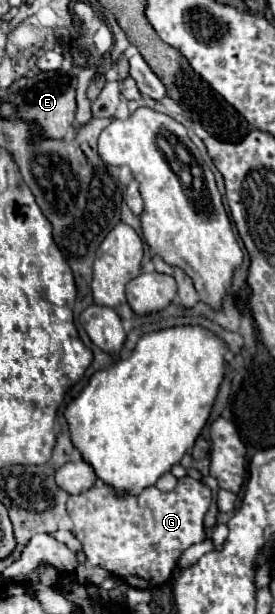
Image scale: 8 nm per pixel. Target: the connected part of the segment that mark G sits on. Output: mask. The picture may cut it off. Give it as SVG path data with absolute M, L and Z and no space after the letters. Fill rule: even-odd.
M186 475L178 479L176 489L168 493L148 487L138 497L116 497L110 487L96 481L86 493L68 497L66 507L74 527L78 527L78 537L84 543L84 553L90 565L108 569L130 587L152 589L172 579L184 549L206 539L202 521L210 501L210 489ZM92 491L98 491L94 501Z

